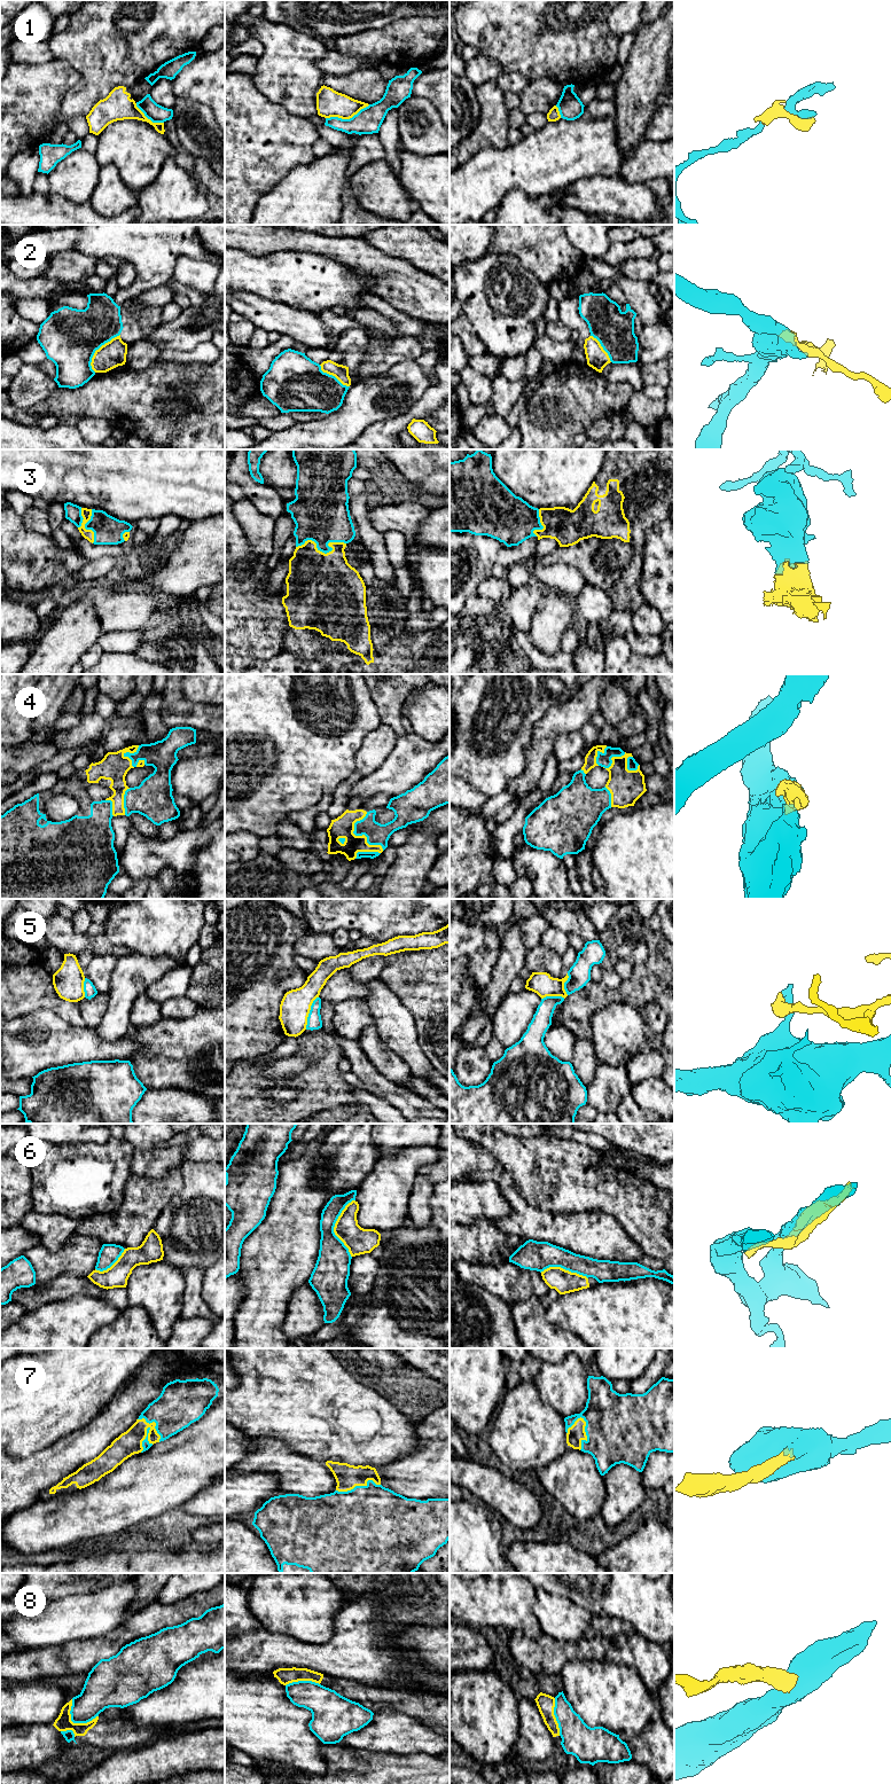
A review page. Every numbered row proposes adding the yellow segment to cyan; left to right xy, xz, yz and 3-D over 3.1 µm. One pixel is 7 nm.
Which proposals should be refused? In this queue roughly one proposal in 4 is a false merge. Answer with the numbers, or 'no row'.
1, 2, 5, 6, 8

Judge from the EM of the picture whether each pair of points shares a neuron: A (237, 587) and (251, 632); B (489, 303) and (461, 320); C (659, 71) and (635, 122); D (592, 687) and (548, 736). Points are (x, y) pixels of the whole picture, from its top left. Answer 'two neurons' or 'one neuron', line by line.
A: one neuron
B: two neurons
C: one neuron
D: one neuron

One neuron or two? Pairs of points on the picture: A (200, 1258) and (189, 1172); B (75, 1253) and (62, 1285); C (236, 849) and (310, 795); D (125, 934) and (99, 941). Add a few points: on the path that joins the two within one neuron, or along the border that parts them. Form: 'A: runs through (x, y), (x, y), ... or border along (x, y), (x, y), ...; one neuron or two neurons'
A: runs through (198, 1236), (198, 1194); one neuron
B: border along (86, 1275), (78, 1276), (62, 1273), (41, 1283); two neurons
C: border along (236, 830), (248, 830), (260, 837); two neurons
D: border along (102, 934), (112, 944), (125, 946), (130, 952); two neurons

